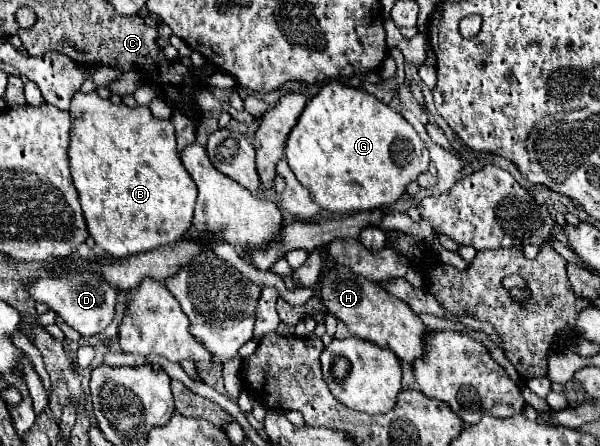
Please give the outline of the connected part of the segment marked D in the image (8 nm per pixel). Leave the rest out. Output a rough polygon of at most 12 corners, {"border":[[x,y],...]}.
{"border":[[92,274],[28,286],[84,338],[114,318],[116,290]]}

